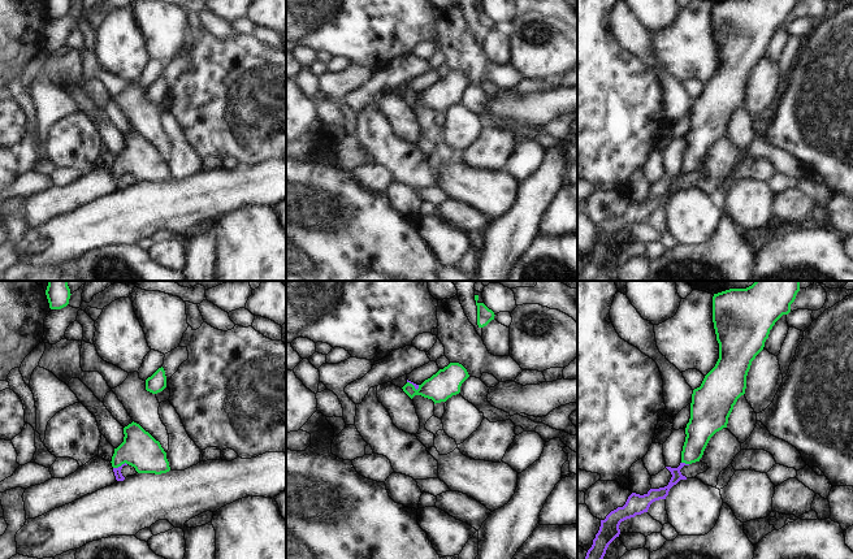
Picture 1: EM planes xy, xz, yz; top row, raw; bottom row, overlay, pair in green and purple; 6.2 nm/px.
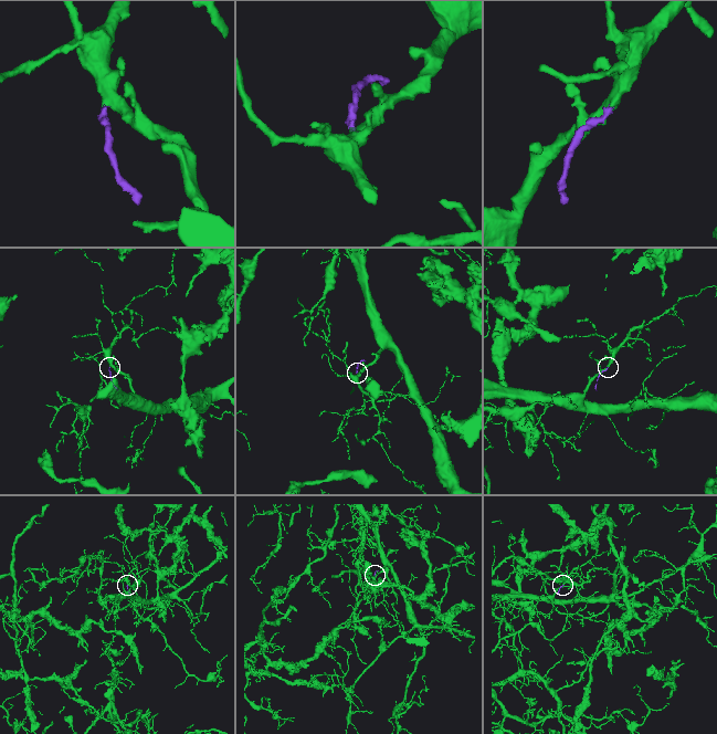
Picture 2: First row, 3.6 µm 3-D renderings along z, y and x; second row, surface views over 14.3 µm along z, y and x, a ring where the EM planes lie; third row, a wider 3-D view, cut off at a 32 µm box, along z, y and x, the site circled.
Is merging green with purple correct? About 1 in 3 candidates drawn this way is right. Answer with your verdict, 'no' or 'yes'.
yes

